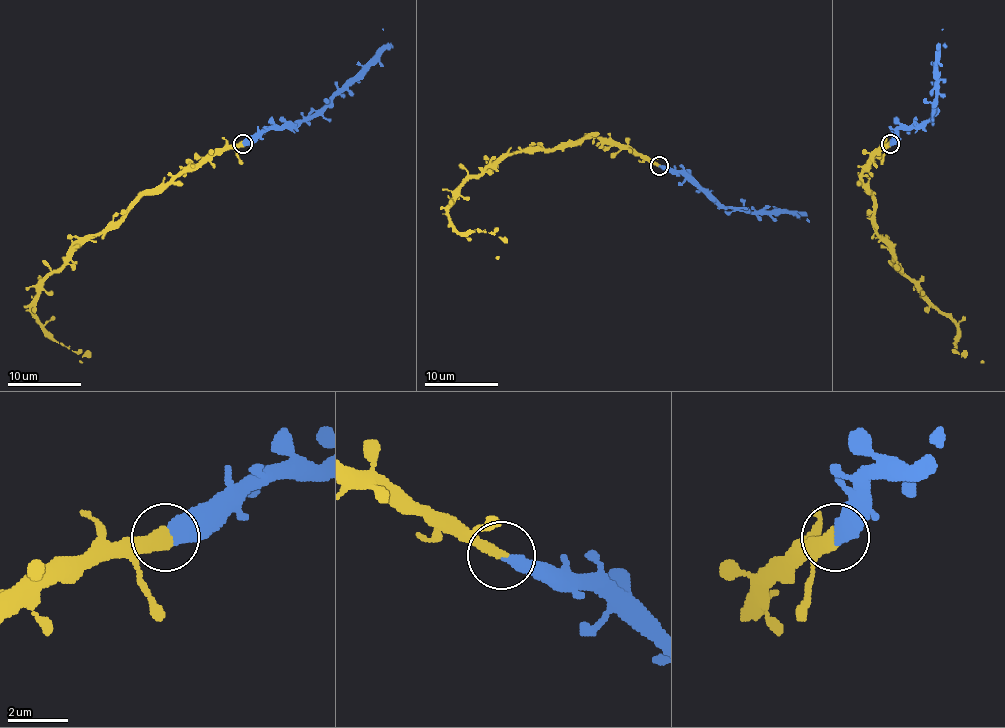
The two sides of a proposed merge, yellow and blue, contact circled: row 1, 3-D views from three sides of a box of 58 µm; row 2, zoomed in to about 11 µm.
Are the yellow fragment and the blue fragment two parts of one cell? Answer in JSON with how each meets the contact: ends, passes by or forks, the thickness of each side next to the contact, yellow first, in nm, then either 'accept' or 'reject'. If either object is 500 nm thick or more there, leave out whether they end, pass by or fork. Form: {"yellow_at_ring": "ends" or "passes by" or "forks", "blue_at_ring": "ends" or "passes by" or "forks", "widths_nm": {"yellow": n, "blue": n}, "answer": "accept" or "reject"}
{"widths_nm": {"yellow": 440, "blue": 500}, "answer": "accept"}

